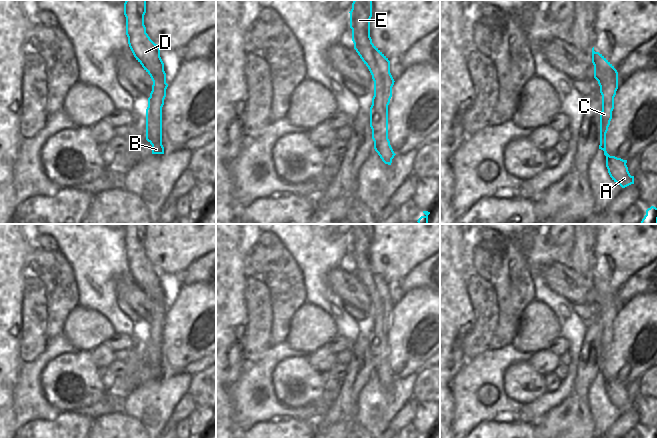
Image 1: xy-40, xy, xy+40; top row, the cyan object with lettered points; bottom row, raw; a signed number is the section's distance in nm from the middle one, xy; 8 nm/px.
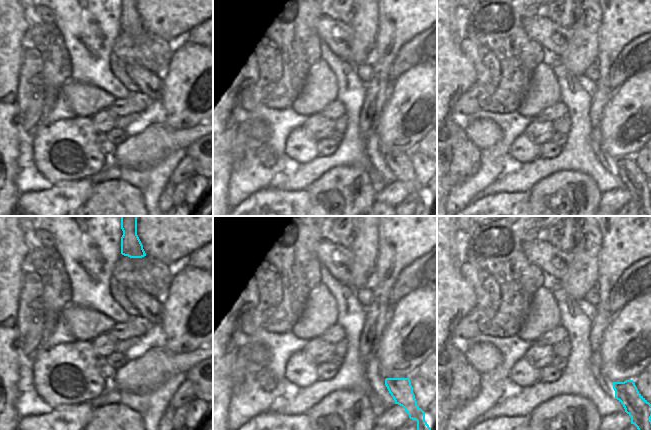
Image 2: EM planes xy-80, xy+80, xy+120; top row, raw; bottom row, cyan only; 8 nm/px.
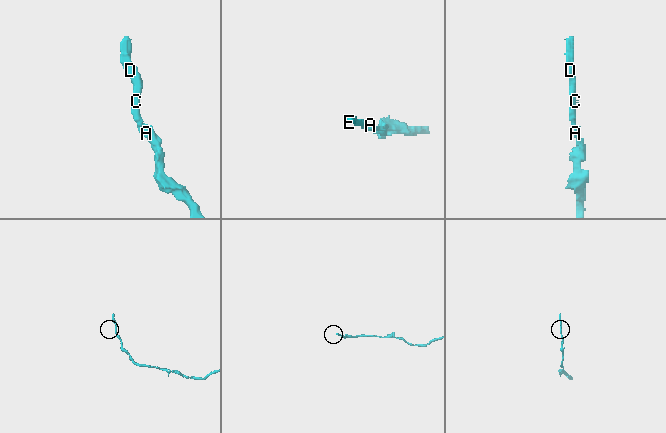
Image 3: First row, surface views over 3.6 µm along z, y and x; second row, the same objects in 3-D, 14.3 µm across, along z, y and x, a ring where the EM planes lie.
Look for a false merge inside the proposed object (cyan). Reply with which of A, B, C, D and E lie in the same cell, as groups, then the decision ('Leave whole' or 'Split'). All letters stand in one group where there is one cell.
Groups: A B C D E. Leave whole.

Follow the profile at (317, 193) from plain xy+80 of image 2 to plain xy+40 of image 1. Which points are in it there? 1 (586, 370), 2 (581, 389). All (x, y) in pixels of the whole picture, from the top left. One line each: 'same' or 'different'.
1: same
2: same

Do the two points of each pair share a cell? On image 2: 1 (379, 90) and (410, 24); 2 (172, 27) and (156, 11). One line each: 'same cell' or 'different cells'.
1: same cell
2: same cell

